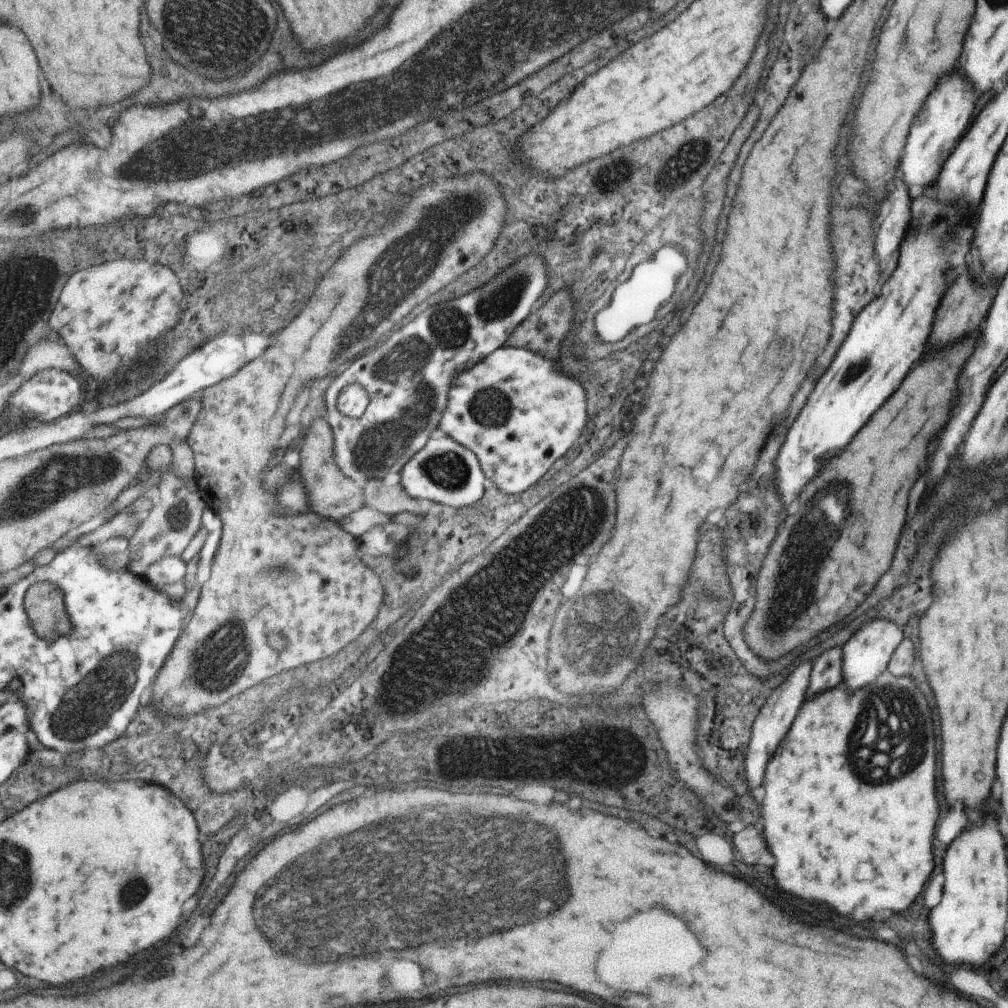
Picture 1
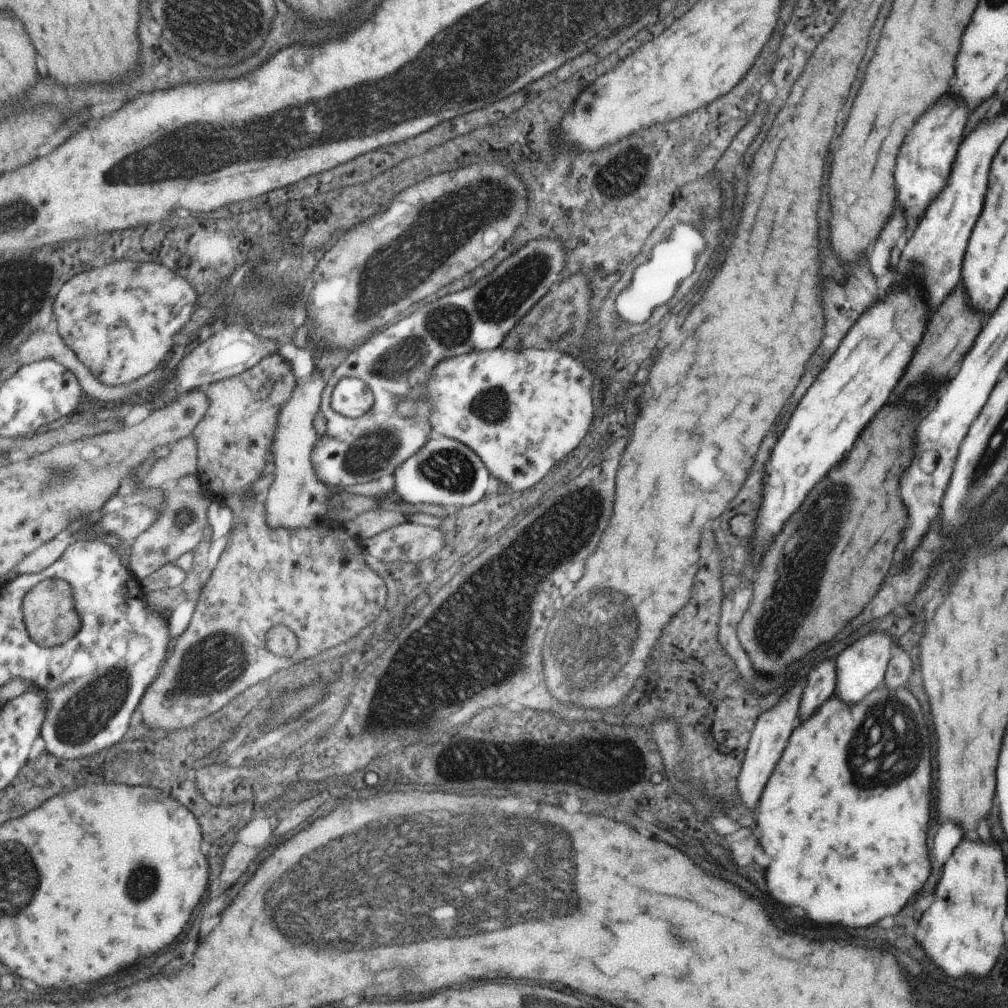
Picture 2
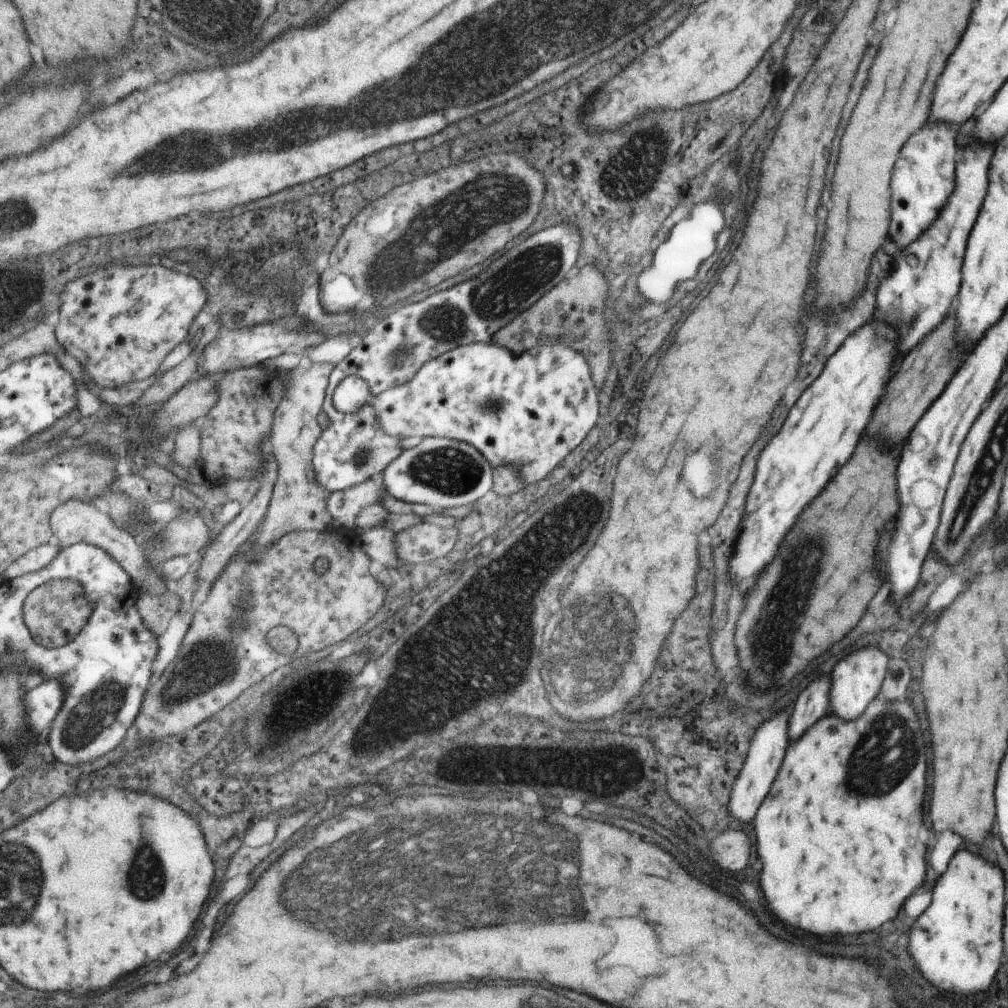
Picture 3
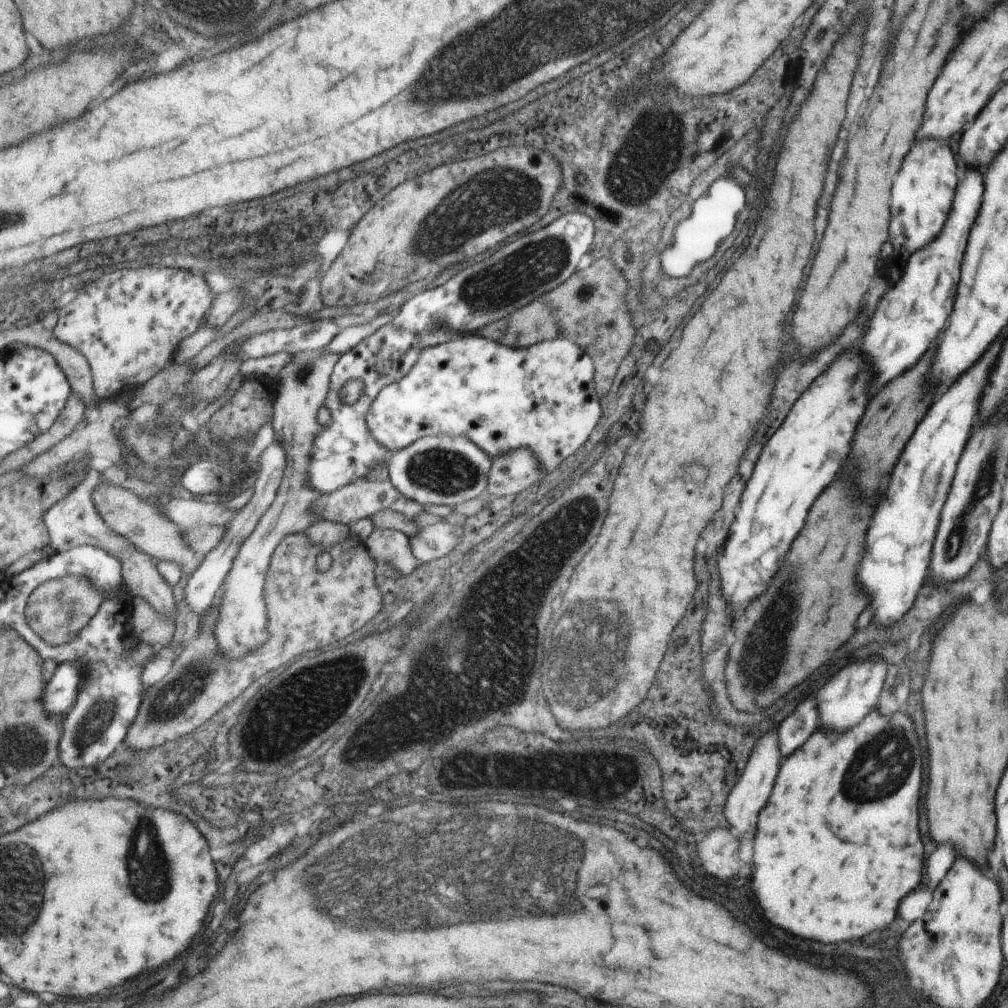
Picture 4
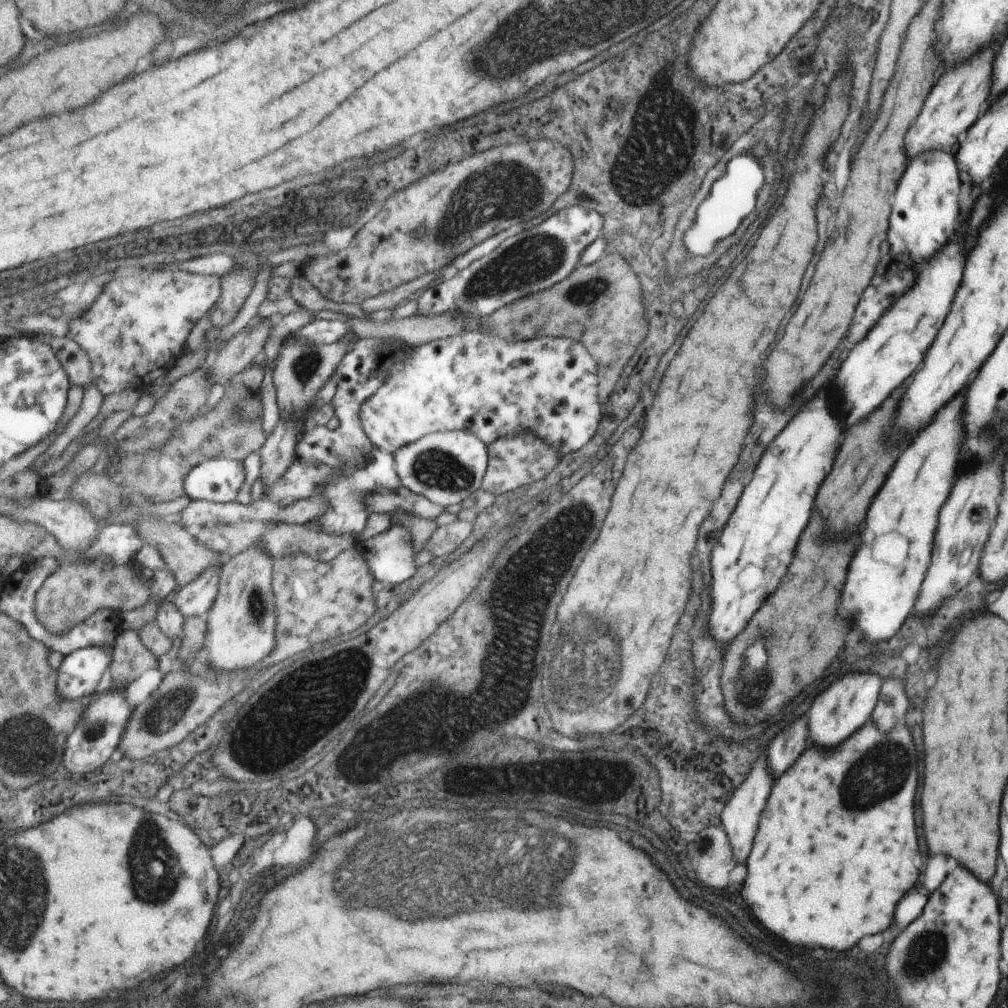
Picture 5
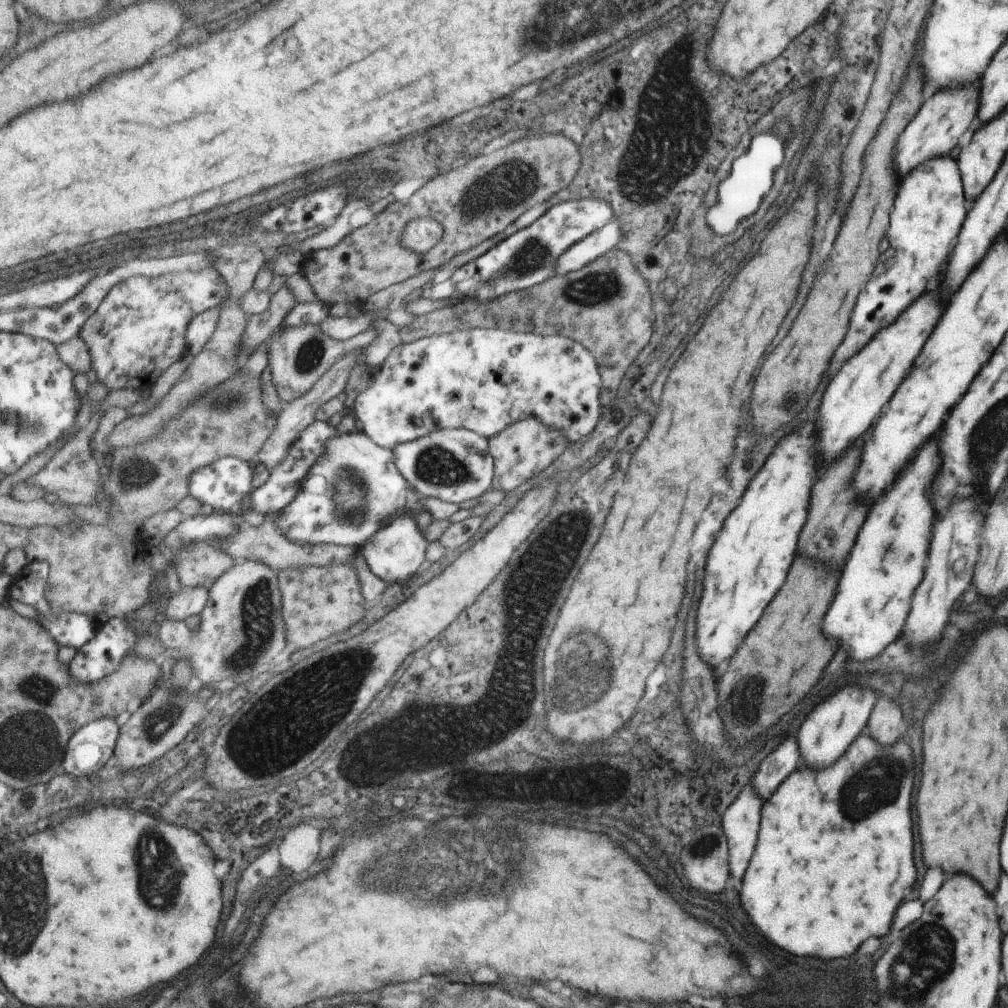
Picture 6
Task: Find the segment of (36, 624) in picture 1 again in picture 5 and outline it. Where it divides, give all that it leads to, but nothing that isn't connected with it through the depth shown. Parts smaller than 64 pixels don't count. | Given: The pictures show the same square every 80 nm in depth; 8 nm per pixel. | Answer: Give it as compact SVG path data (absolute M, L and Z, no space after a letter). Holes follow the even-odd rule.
M48 530L44 540L27 552L26 561L55 557L60 562L57 572L39 588L34 606L39 622L51 634L62 635L72 631L102 608L128 611L145 606L149 600L147 581L136 574L132 564L115 567L108 557L87 561L84 558L87 549L68 551L64 548L61 536L51 535Z

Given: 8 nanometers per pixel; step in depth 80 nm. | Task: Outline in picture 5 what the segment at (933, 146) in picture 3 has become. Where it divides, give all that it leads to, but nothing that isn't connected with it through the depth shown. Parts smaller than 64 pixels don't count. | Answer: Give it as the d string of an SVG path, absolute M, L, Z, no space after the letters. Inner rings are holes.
M927 150L909 160L909 168L905 168L905 176L901 176L901 184L897 184L897 196L893 196L893 220L889 220L889 254L881 257L881 268L877 268L877 276L873 276L873 284L869 284L869 292L865 292L865 300L861 300L861 308L857 308L857 320L853 320L853 328L849 328L847 344L863 338L865 332L875 324L881 312L893 302L895 296L903 294L905 288L913 282L913 266L929 258L937 252L947 238L953 236L959 218L959 176L953 158L941 150Z

